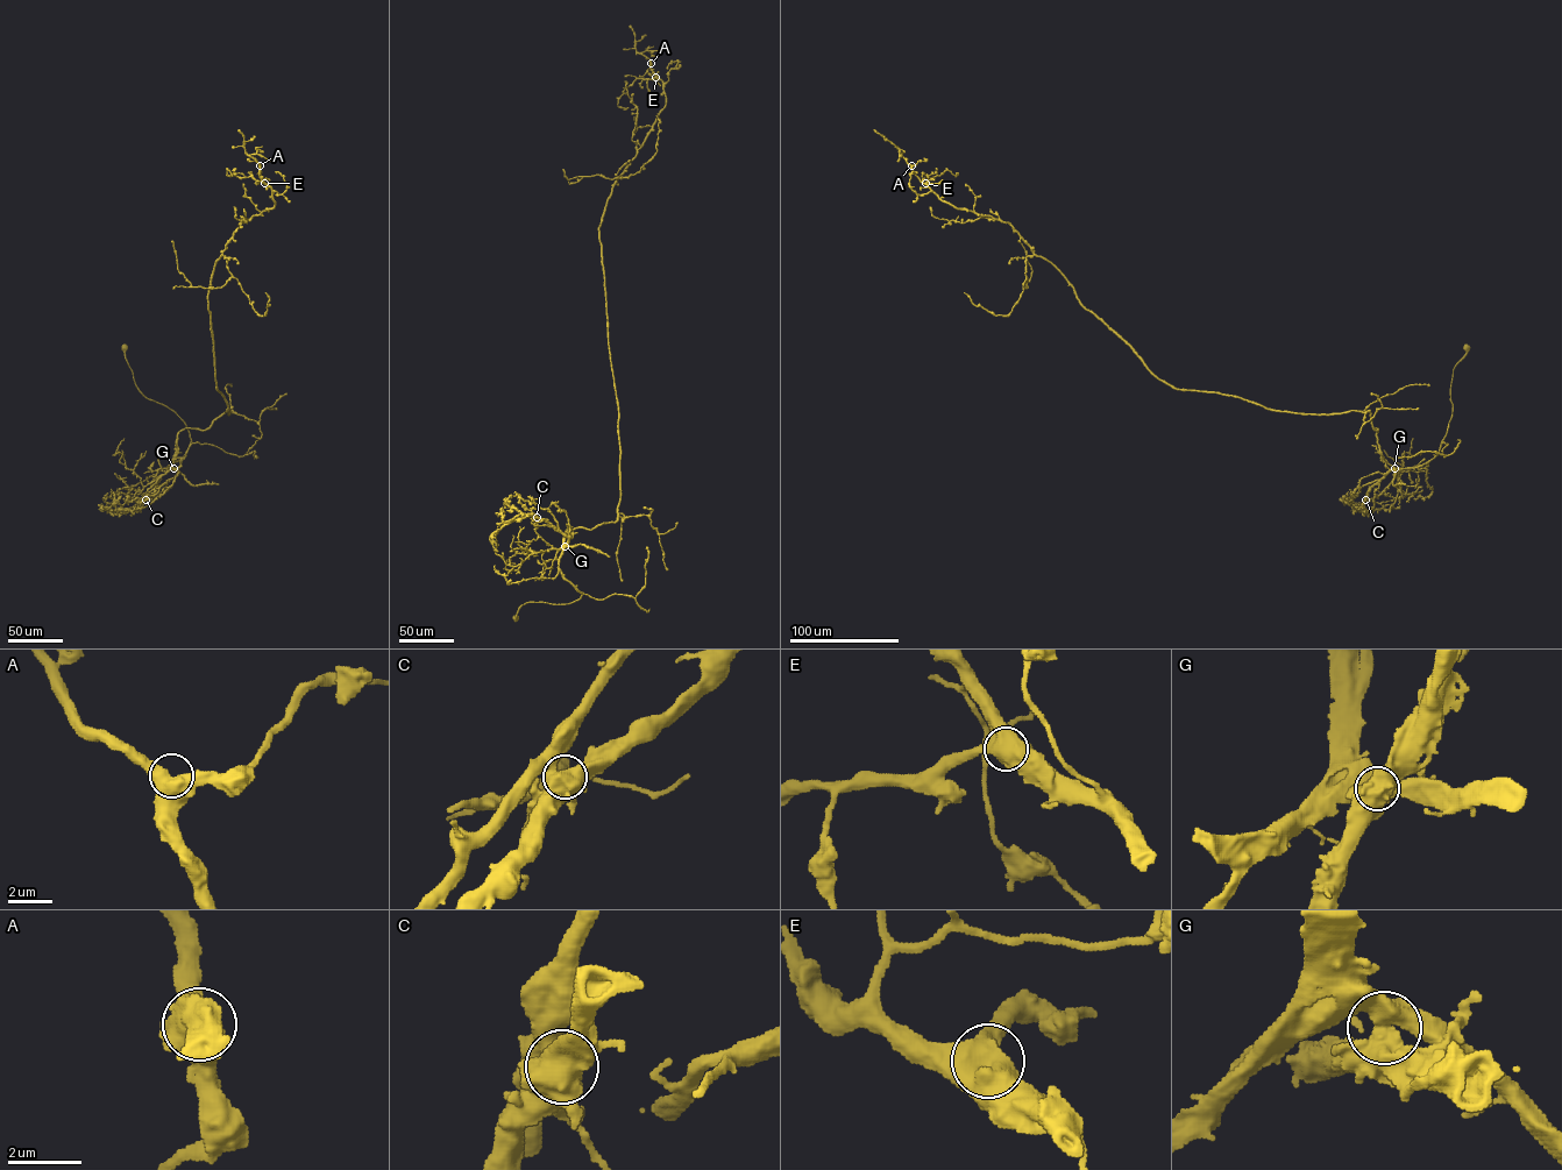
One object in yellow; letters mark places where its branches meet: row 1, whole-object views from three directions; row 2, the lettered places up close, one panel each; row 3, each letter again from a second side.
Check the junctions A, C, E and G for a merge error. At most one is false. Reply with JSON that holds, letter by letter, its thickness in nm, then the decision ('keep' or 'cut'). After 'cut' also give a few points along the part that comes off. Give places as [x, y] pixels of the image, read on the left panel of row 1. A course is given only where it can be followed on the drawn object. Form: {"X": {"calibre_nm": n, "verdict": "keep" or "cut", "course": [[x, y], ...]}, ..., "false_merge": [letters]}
{"A": {"calibre_nm": 550, "verdict": "keep"}, "C": {"calibre_nm": 650, "verdict": "keep"}, "E": {"calibre_nm": 550, "verdict": "keep"}, "G": {"calibre_nm": 650, "verdict": "cut", "course": [[174, 468], [168, 467], [185, 454], [191, 441], [187, 428], [175, 412], [141, 394], [126, 357], [123, 344]]}, "false_merge": ["G"]}

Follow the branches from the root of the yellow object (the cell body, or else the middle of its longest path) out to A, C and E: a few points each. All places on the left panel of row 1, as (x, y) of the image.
A: (125, 346), (189, 431), (174, 469), (179, 431), (229, 415), (208, 292), (274, 205), (260, 165)
C: (125, 346), (139, 390), (172, 410), (191, 440), (186, 454), (168, 467), (177, 474), (146, 500)
E: (125, 346), (189, 431), (174, 469), (179, 431), (229, 415), (210, 285), (274, 206), (264, 183)

